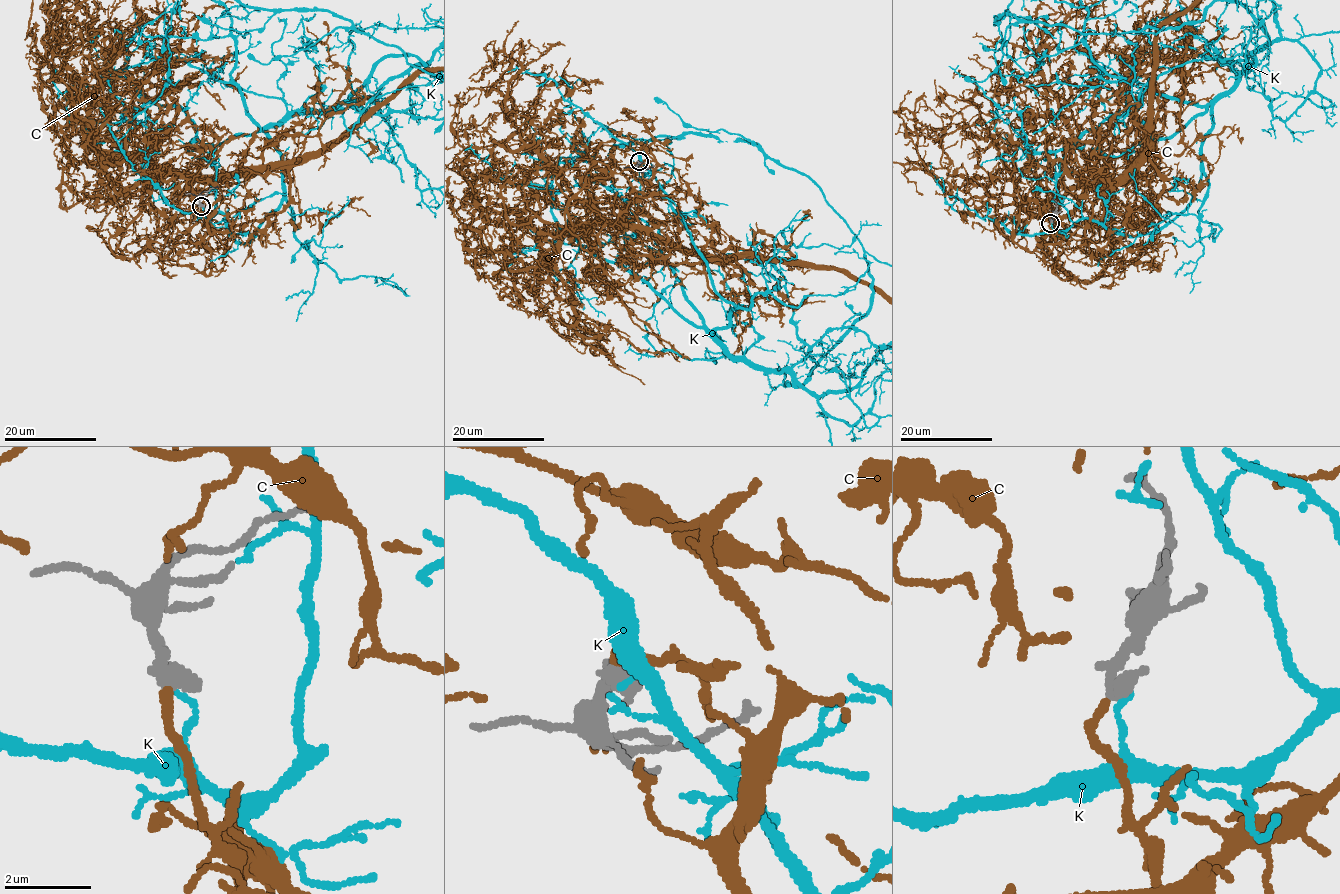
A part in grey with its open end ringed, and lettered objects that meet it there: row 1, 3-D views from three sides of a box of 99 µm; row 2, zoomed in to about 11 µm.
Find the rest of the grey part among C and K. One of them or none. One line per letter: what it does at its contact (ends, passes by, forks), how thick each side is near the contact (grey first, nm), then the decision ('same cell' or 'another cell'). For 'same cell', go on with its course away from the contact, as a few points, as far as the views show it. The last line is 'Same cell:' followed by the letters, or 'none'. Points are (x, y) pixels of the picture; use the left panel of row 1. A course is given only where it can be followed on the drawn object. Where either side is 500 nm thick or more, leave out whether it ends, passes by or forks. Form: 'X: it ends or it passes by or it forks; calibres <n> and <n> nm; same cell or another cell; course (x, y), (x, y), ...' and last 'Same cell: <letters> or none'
C: calibres 550 and 200 nm; same cell; course (200, 207), (209, 225), (208, 215), (180, 208), (192, 182), (321, 155), (418, 73)
K: calibres 550 and 140 nm; another cell
Same cell: C

